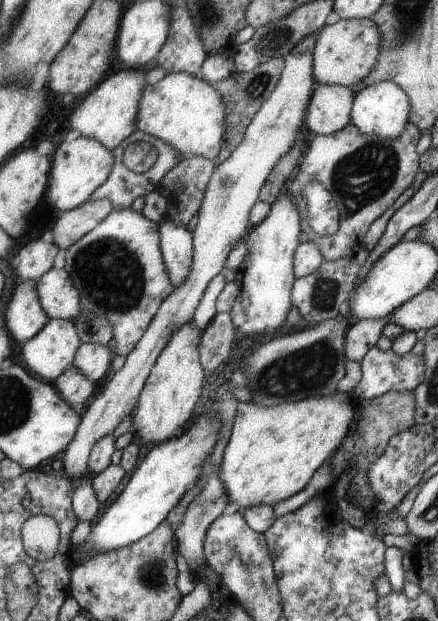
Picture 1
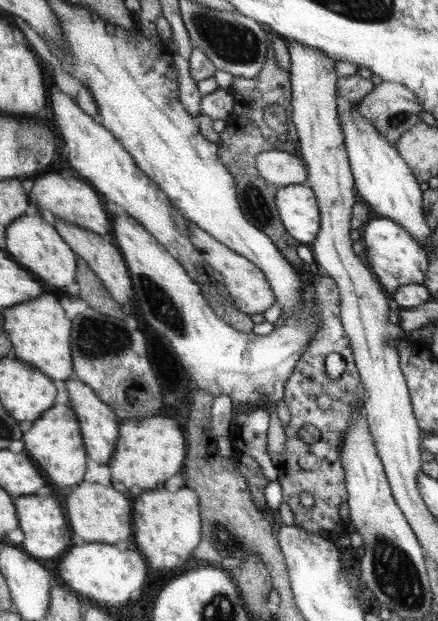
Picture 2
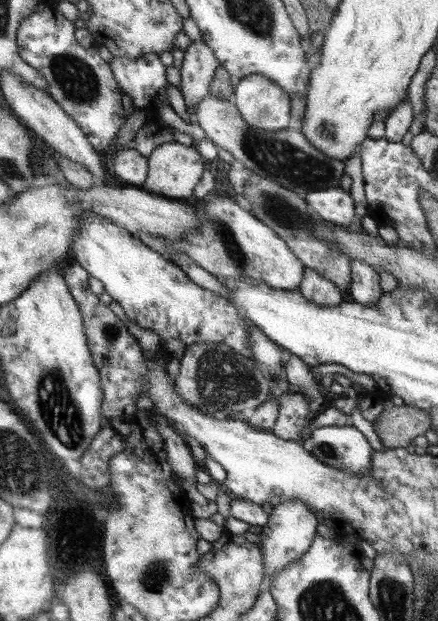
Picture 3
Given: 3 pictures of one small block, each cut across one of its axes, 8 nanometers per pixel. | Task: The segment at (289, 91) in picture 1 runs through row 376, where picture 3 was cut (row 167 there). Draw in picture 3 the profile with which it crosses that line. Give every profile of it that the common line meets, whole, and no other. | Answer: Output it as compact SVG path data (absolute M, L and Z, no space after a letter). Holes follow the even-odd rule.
M124 149L116 156L110 156L114 177L120 179L123 185L142 187L148 176L147 158L136 150Z

